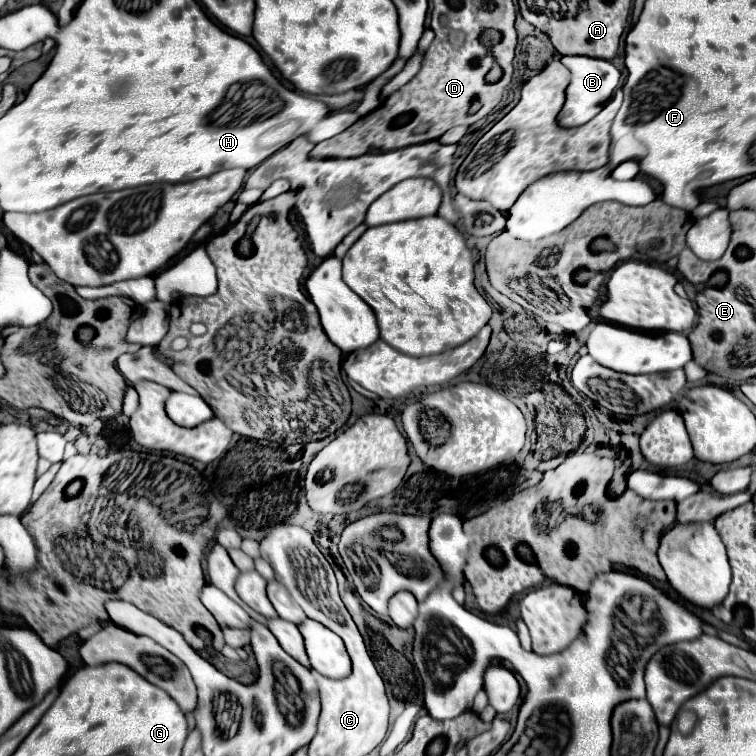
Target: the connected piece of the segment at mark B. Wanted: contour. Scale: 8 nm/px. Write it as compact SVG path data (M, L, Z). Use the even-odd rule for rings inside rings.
M562 56L562 64L570 70L572 80L566 88L566 102L558 114L558 124L564 128L582 126L594 118L604 108L606 100L614 94L616 86L620 84L620 72L612 62L590 56Z

